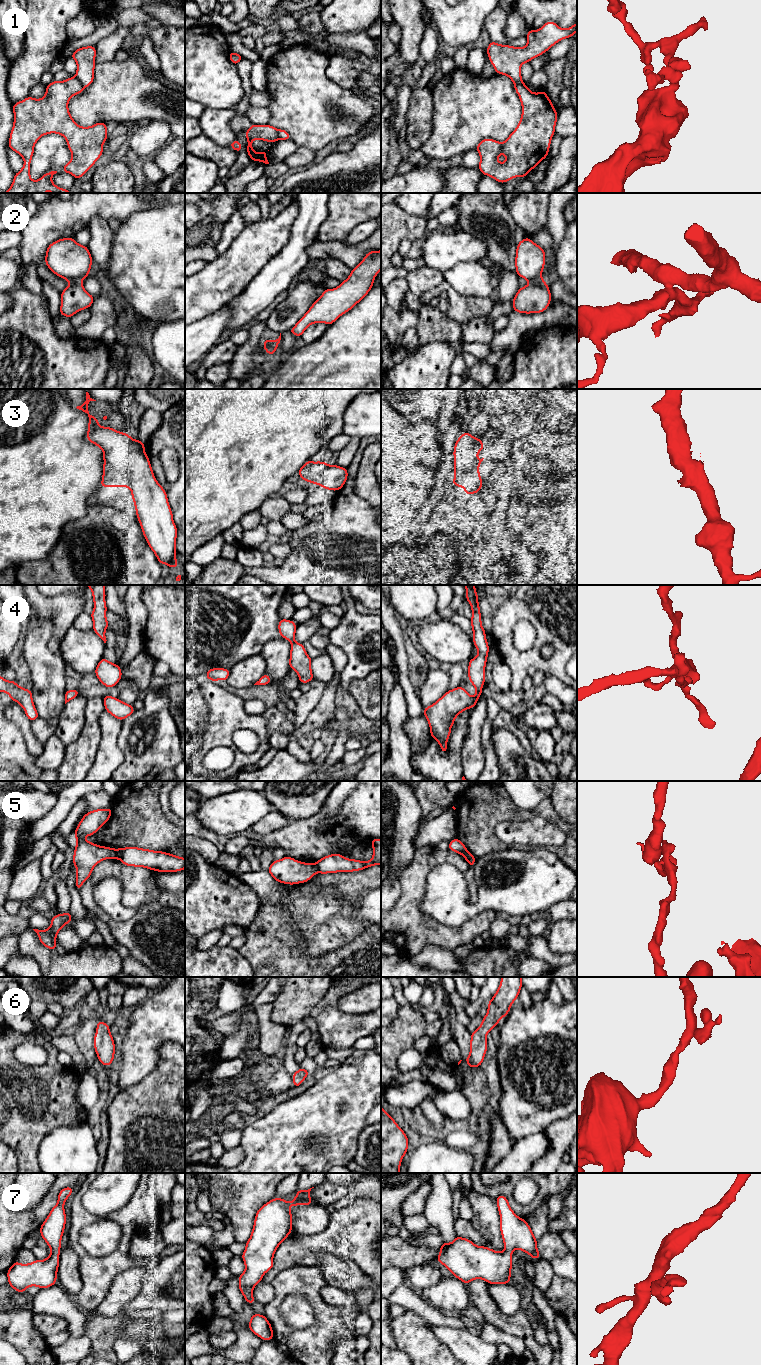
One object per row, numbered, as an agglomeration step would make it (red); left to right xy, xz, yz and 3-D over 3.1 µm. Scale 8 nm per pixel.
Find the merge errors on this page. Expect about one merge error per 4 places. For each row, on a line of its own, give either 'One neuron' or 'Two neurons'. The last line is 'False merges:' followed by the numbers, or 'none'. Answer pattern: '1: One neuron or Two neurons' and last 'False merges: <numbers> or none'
1: Two neurons
2: Two neurons
3: One neuron
4: One neuron
5: Two neurons
6: One neuron
7: One neuron
False merges: 1, 2, 5

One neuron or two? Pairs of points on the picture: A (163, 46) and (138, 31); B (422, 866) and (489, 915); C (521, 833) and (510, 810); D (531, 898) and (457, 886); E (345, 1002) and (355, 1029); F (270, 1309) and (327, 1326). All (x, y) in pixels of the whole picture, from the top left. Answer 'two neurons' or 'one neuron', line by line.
A: one neuron
B: one neuron
C: two neurons
D: one neuron
E: two neurons
F: one neuron

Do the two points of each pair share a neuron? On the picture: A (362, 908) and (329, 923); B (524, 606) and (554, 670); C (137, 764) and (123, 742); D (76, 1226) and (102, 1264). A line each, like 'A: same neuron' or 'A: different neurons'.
A: same neuron
B: same neuron
C: same neuron
D: same neuron

